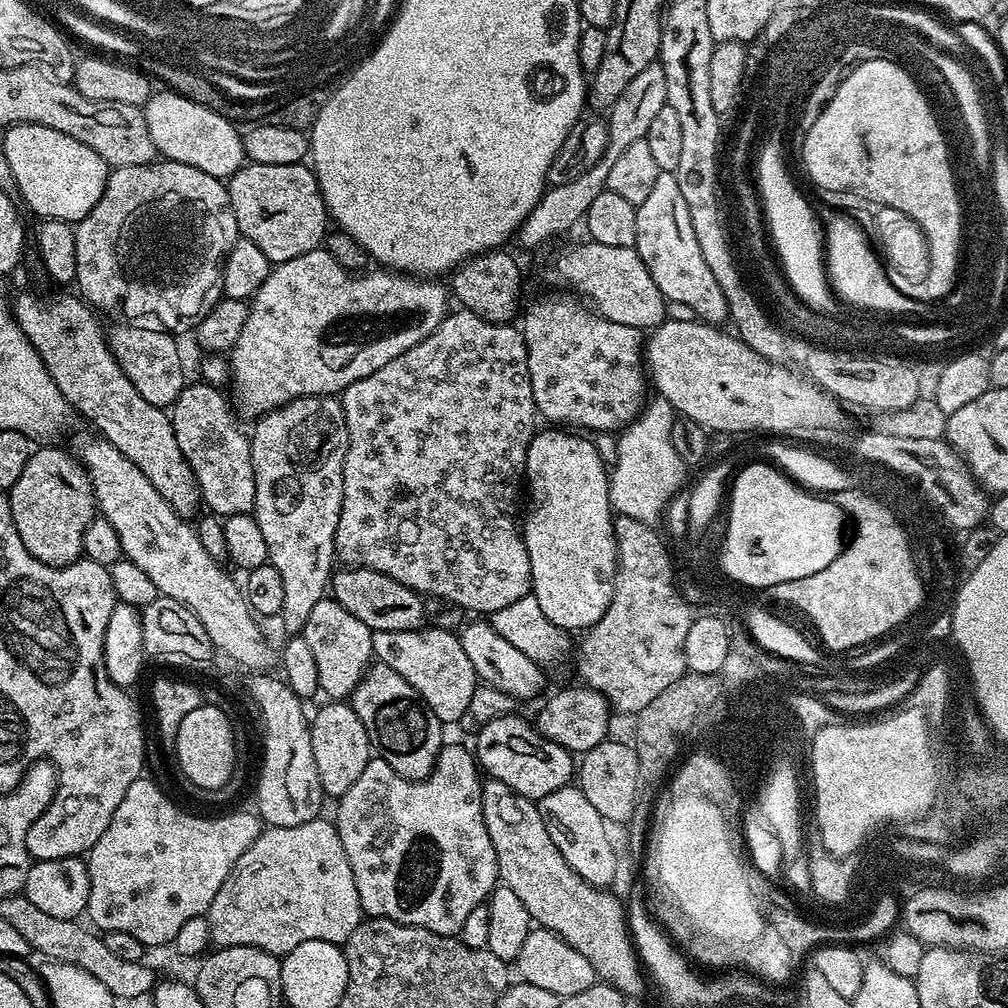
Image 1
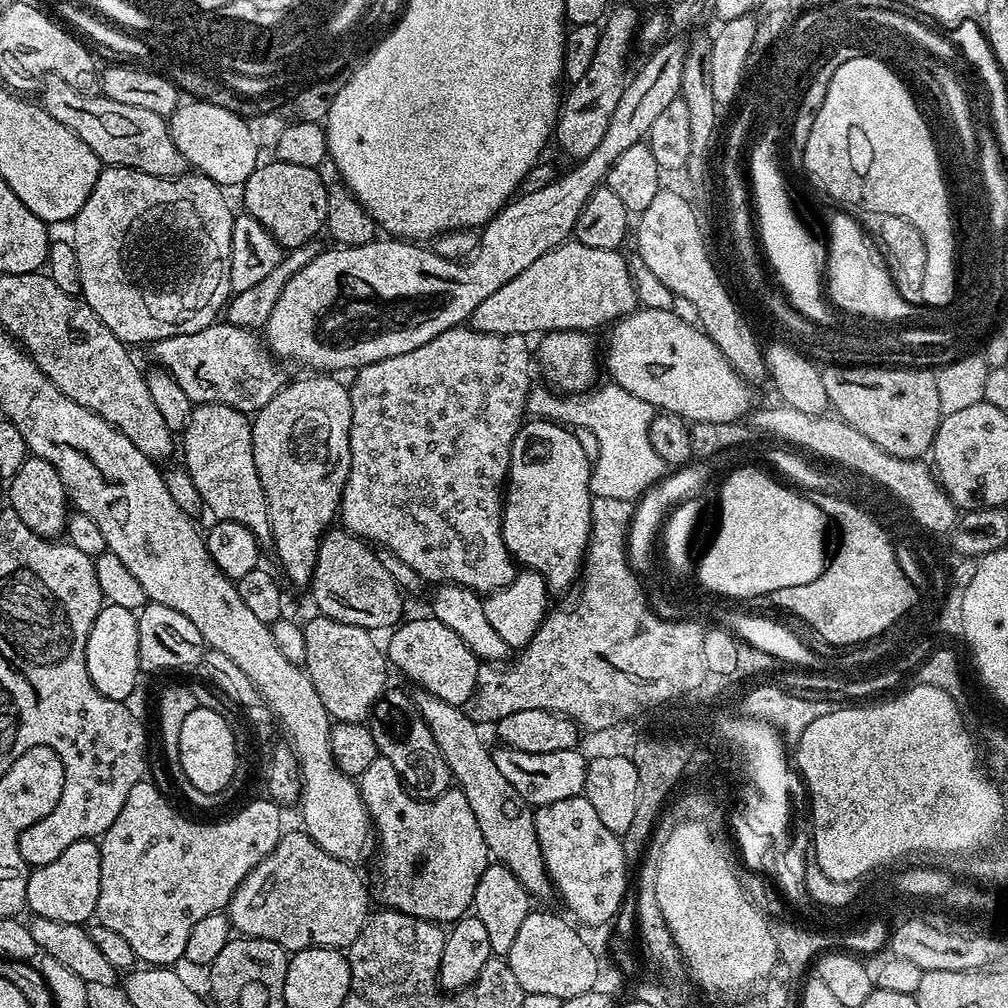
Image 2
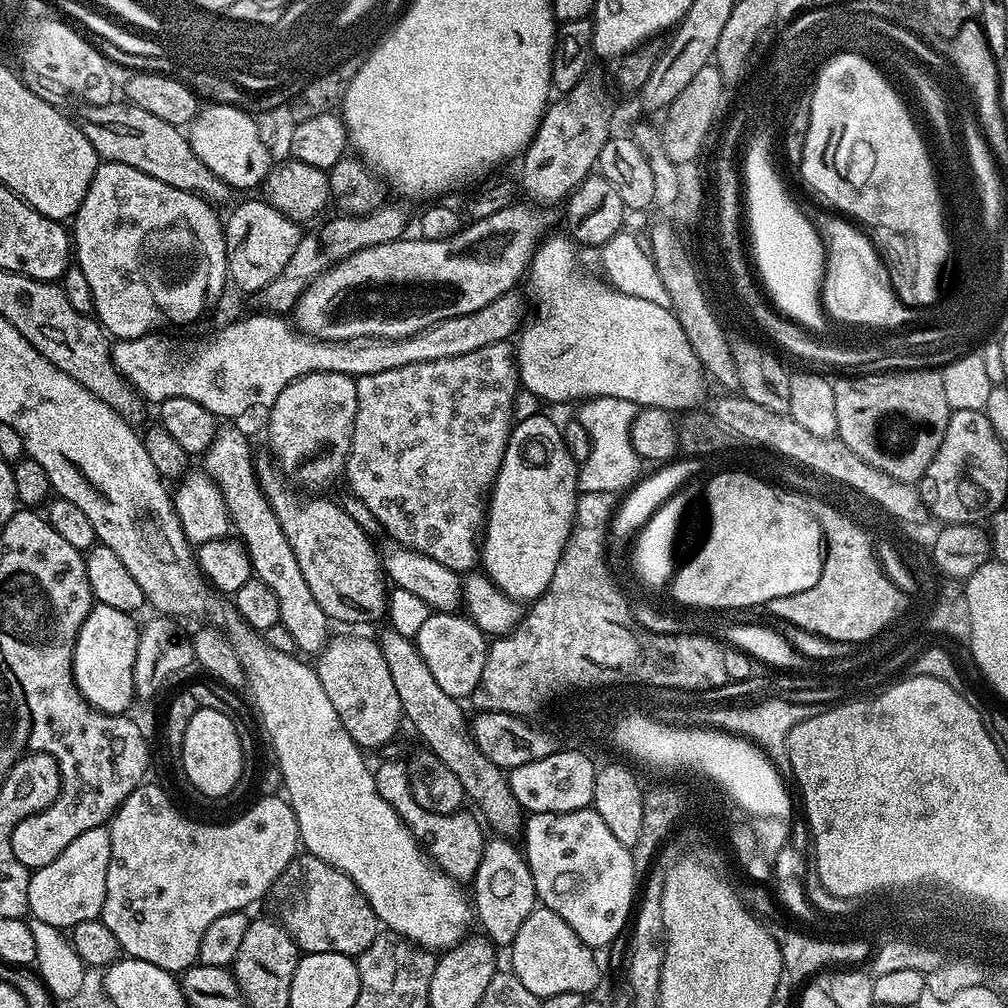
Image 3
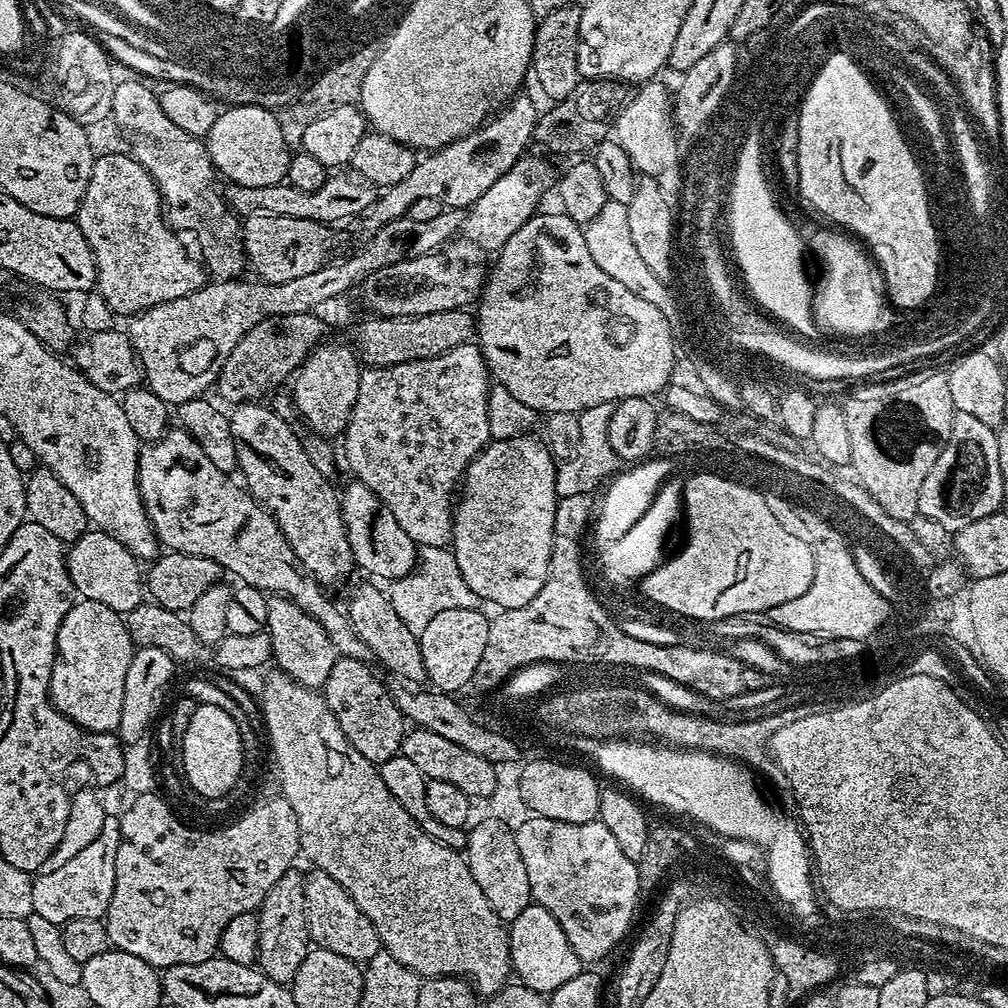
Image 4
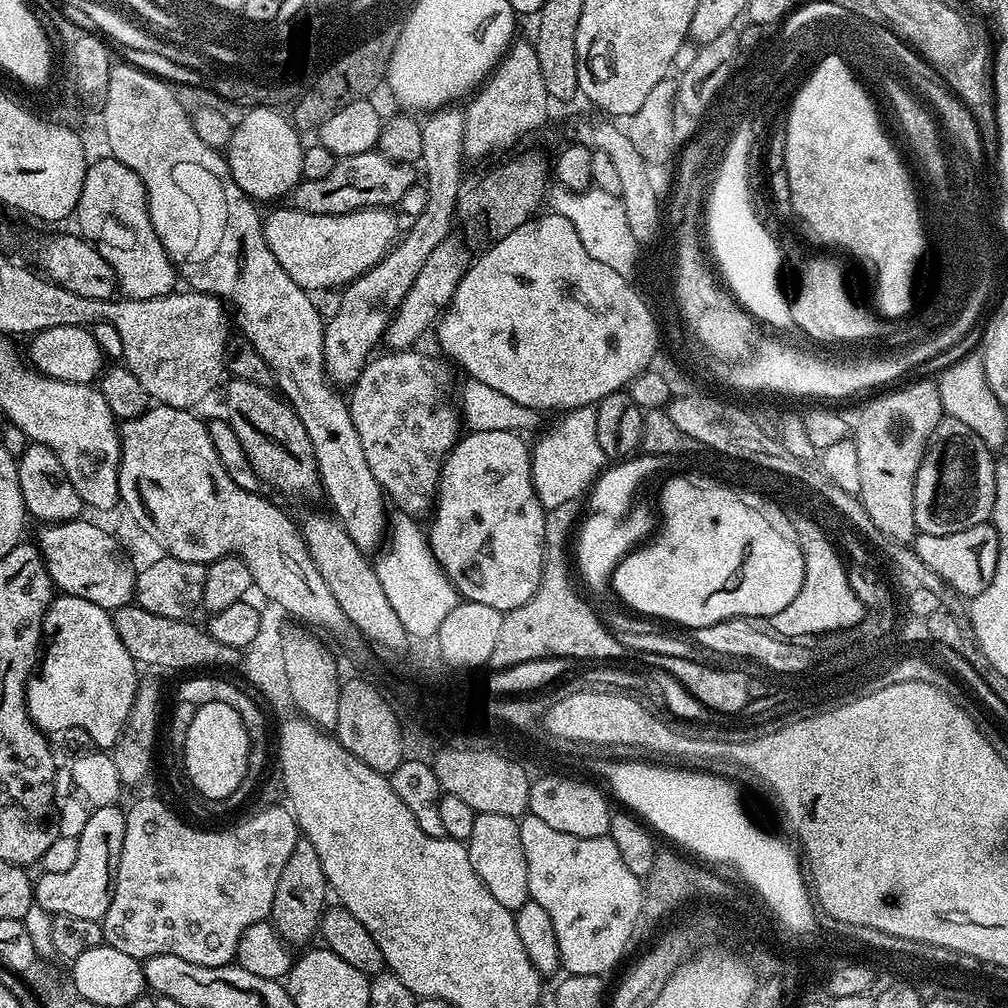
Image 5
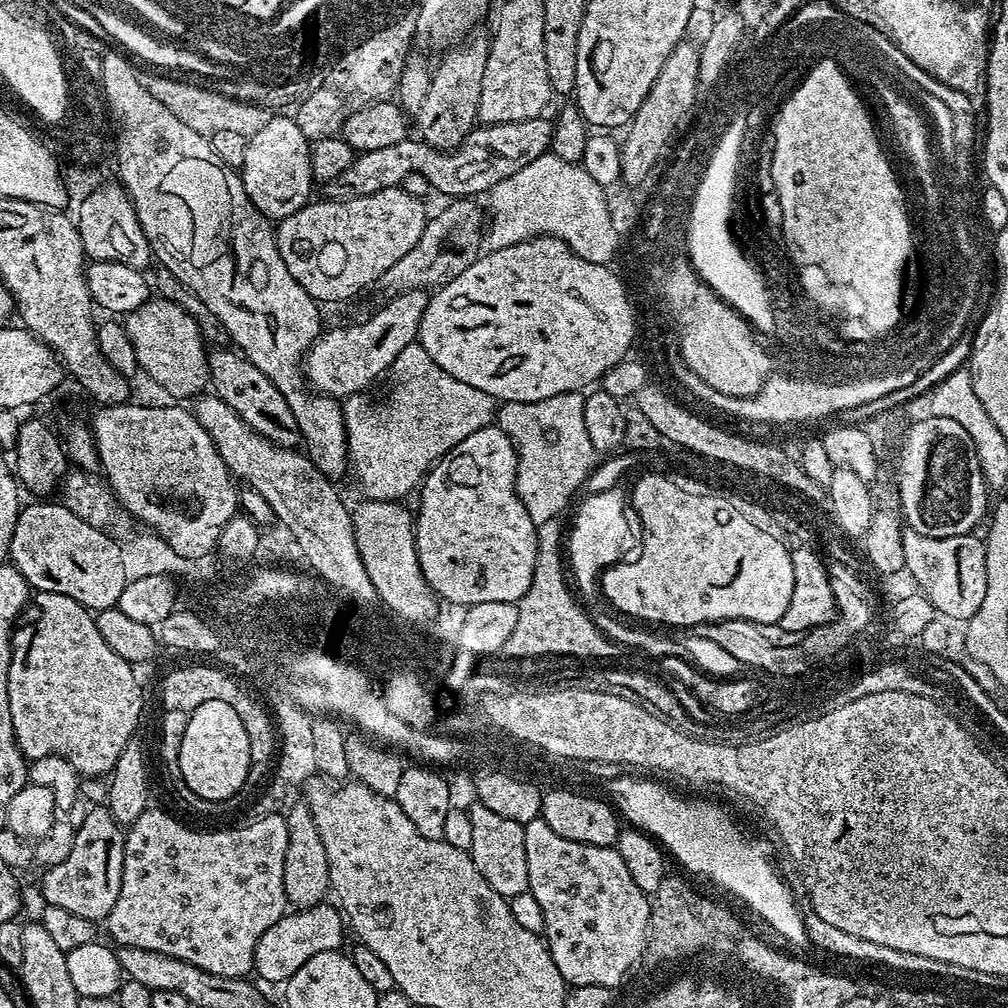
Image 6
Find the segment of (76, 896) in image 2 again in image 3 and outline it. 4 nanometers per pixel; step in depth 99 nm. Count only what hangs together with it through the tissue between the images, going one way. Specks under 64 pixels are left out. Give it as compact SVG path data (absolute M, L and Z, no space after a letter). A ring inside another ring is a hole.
M101 826L94 830L86 830L86 834L78 834L78 838L74 838L74 842L70 842L70 846L66 846L66 850L62 850L62 854L58 854L58 858L54 858L54 862L50 862L46 866L35 869L28 878L28 910L31 919L38 922L46 922L49 926L61 930L71 930L74 926L78 926L78 922L90 922L91 920L100 919L100 911L106 902L106 870L110 870L110 834L107 827Z

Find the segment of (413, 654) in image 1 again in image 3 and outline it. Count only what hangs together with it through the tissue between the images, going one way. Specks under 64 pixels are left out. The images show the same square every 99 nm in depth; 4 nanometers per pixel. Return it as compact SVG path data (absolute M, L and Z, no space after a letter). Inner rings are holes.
M433 611L426 622L422 622L422 630L418 630L414 639L418 654L422 654L430 674L434 674L434 682L458 701L471 697L482 678L482 666L486 666L490 643L475 620L464 614Z

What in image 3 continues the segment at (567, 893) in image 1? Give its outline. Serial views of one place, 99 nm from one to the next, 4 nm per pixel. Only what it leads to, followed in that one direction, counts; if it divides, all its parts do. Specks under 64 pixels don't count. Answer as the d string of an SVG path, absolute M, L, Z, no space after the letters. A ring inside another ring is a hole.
M391 626L385 627L385 632L378 636L382 650L382 658L386 658L386 666L390 670L390 678L394 678L394 690L398 690L398 702L402 706L404 716L412 723L412 728L424 739L423 744L437 756L445 766L454 770L464 787L464 795L484 811L483 819L488 819L487 827L493 828L493 833L504 838L516 838L521 835L522 825L526 819L520 807L518 798L508 785L505 769L494 766L472 737L469 717L464 717L461 701L456 700L438 682L434 682L434 674L426 667L422 654L418 654L416 641L413 637L403 636Z

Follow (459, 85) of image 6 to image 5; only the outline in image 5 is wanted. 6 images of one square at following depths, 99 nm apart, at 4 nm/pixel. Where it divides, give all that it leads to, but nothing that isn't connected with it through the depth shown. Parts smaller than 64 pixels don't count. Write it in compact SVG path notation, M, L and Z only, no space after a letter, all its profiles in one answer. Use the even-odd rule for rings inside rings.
M456 106L437 108L421 123L420 129L420 160L428 171L426 185L429 197L426 210L414 217L411 221L412 229L403 233L402 239L391 252L386 253L373 268L366 270L366 274L343 285L339 293L340 305L332 317L327 317L324 326L324 371L333 385L351 386L356 383L370 357L377 351L376 343L379 345L383 341L384 331L400 308L402 298L406 298L406 290L410 290L418 278L418 270L426 266L426 258L430 258L434 246L449 239L452 215L457 215L462 191L460 171L466 165L464 113Z

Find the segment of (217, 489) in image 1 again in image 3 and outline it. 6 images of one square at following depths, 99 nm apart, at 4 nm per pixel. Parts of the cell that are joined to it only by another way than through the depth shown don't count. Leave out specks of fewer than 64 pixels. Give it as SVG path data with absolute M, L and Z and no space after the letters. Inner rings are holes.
M221 427L212 445L203 453L203 460L203 471L208 473L218 490L222 490L228 513L232 515L237 530L240 530L238 534L244 549L248 551L255 579L266 582L266 586L274 590L274 598L278 598L280 623L286 626L286 630L290 630L296 652L305 657L315 657L328 645L330 621L322 606L318 606L314 594L310 594L310 586L306 586L306 577L298 567L298 558L294 558L294 546L290 546L286 534L282 534L282 526L266 494L260 489L254 451L248 445L247 438L236 428Z

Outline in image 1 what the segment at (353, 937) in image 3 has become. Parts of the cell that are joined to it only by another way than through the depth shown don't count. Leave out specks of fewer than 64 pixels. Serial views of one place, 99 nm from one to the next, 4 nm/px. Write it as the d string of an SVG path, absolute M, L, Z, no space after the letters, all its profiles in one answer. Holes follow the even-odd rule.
M317 818L310 822L302 822L302 826L293 828L273 828L265 827L260 833L260 837L251 844L238 858L238 862L230 870L226 882L214 894L214 902L210 902L207 910L208 925L210 926L210 938L216 948L229 948L230 946L254 946L266 950L272 956L283 958L294 946L302 946L302 942L330 942L331 944L343 945L354 934L354 930L360 925L362 913L360 910L360 899L358 898L358 886L354 886L354 870L350 870L350 858L346 858L346 850L342 846L342 838L338 834L335 823L331 819Z

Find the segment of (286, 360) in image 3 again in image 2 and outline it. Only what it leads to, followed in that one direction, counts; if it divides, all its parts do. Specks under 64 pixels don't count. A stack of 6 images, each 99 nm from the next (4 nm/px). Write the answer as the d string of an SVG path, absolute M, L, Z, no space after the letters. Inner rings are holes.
M569 239L563 244L559 244L554 250L550 250L546 254L542 254L542 258L530 262L530 266L526 266L526 270L522 270L522 274L518 274L514 278L510 278L510 282L506 282L502 286L498 286L498 290L494 290L494 294L490 294L490 298L486 298L486 302L482 302L478 306L478 310L474 310L470 321L471 327L477 328L480 332L489 332L490 334L498 334L499 336L522 336L531 337L531 332L535 334L543 334L546 332L564 332L567 328L575 328L577 330L593 330L592 328L600 328L611 326L622 317L628 316L635 312L638 307L638 299L636 296L636 283L632 280L632 270L630 267L629 257L623 256L620 250L594 250L585 244L579 244L576 239ZM217 322L194 334L160 338L150 349L156 355L155 363L169 372L178 386L182 386L186 398L190 398L193 405L225 404L239 412L255 414L286 383L280 369L283 367L262 343L261 337L255 331L227 322Z

